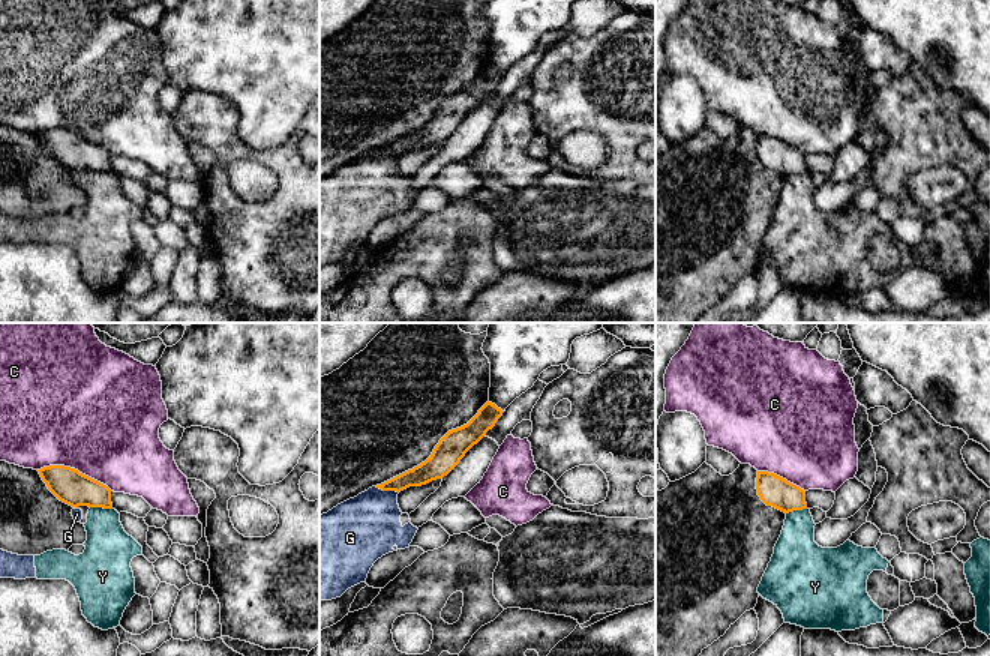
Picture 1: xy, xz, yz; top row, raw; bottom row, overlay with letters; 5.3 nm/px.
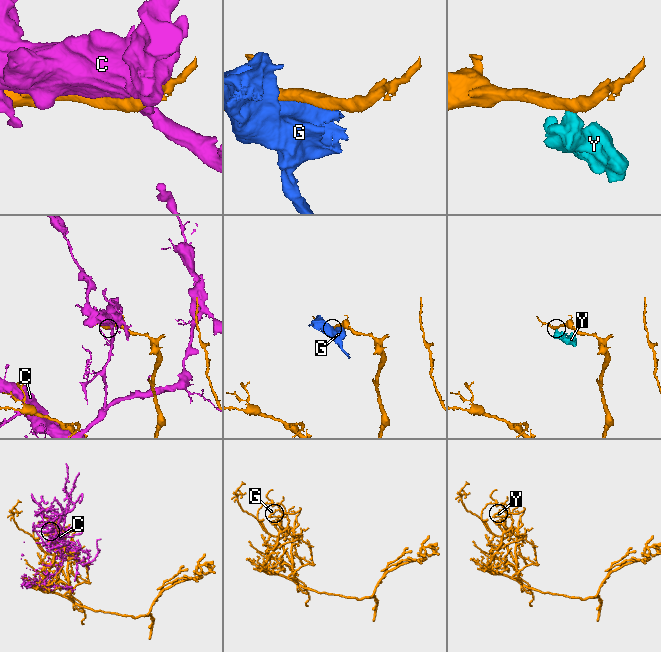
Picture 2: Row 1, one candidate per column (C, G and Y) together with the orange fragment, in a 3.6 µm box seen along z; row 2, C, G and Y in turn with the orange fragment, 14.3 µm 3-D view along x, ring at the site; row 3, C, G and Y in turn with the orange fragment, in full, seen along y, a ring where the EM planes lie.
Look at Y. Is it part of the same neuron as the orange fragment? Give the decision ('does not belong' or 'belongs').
does not belong

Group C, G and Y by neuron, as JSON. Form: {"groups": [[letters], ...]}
{"groups": [["C"], ["G", "Y"]]}

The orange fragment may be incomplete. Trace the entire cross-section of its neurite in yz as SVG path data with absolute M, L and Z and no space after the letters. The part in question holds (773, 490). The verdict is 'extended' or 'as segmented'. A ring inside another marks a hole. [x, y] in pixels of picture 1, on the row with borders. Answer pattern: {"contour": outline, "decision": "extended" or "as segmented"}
{"contour": "M758 471L756 489L766 506L784 513L807 509L806 491L774 473Z", "decision": "as segmented"}

